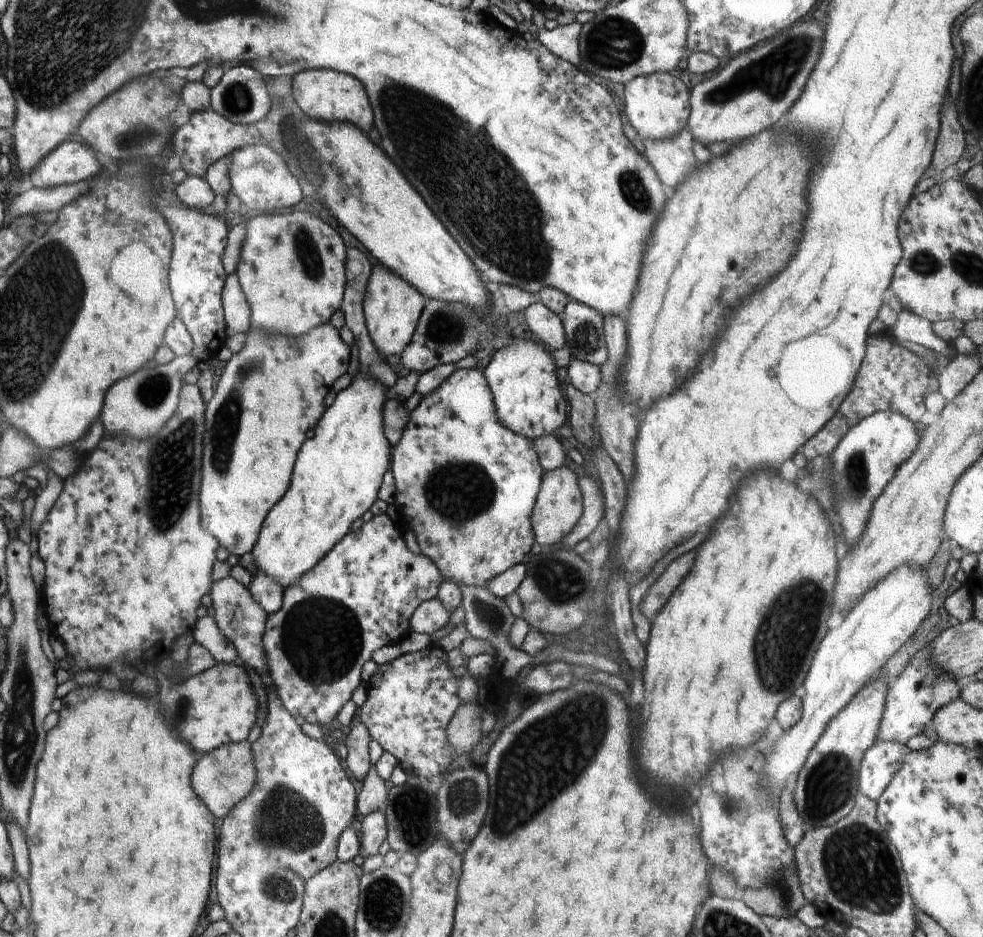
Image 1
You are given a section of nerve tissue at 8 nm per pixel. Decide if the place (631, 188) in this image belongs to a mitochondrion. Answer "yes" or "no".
yes

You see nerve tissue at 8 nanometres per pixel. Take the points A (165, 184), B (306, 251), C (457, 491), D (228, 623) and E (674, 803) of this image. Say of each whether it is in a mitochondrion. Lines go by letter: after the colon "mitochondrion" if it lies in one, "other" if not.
A: other
B: mitochondrion
C: mitochondrion
D: other
E: other

